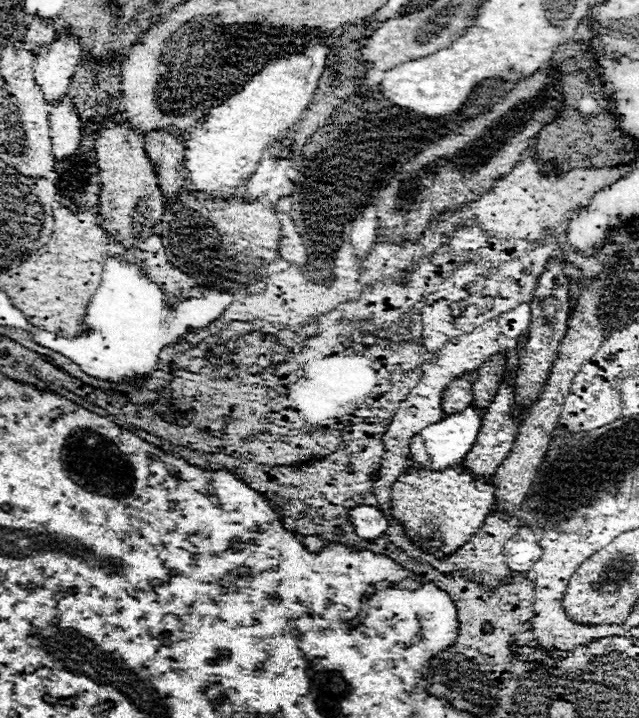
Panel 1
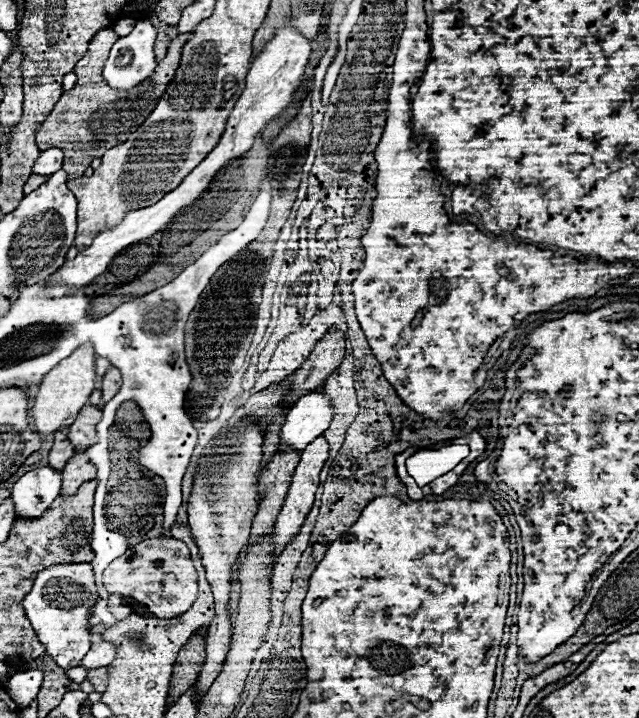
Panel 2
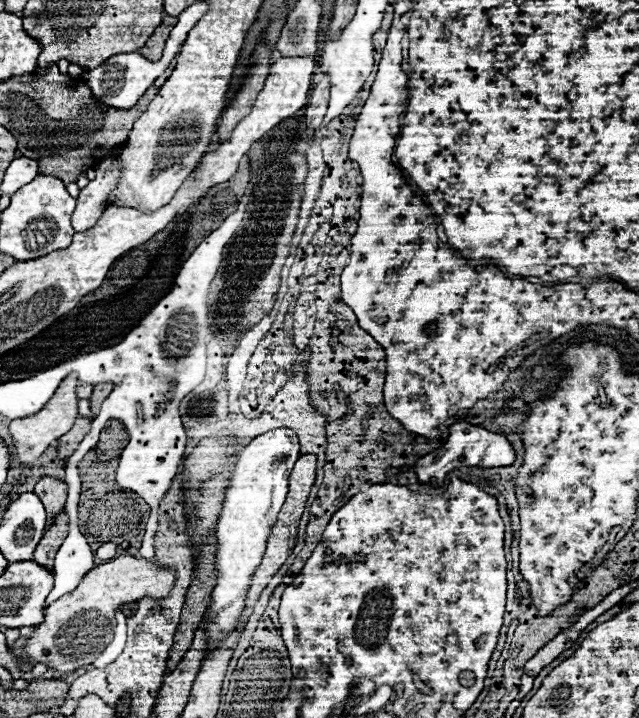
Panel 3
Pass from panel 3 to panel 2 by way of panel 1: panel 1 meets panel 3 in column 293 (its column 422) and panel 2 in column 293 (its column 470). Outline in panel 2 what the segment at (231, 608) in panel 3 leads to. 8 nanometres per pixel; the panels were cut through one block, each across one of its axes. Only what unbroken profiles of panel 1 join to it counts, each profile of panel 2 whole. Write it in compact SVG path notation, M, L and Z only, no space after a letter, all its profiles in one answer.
M314 390L312 394L304 394L292 406L292 410L286 416L286 424L282 426L282 432L280 432L280 450L284 446L290 446L294 450L304 450L314 438L322 436L328 430L332 418L334 418L334 408L332 408L332 402L330 402L330 398L328 398L326 392Z

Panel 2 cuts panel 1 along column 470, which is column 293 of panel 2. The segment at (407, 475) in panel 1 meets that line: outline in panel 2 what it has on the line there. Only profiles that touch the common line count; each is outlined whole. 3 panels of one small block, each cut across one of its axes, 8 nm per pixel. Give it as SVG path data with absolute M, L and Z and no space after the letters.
M318 436L314 442L310 442L310 446L306 446L306 450L302 450L302 456L300 456L300 464L298 468L294 470L294 476L292 476L292 482L290 482L290 490L286 494L286 502L278 514L278 520L276 520L276 526L274 526L274 546L276 546L276 556L284 550L284 546L298 534L304 518L308 516L310 508L312 508L312 502L314 502L314 494L316 494L316 488L318 488L318 482L320 482L320 472L322 472L322 466L324 462L328 460L328 442L324 436Z

